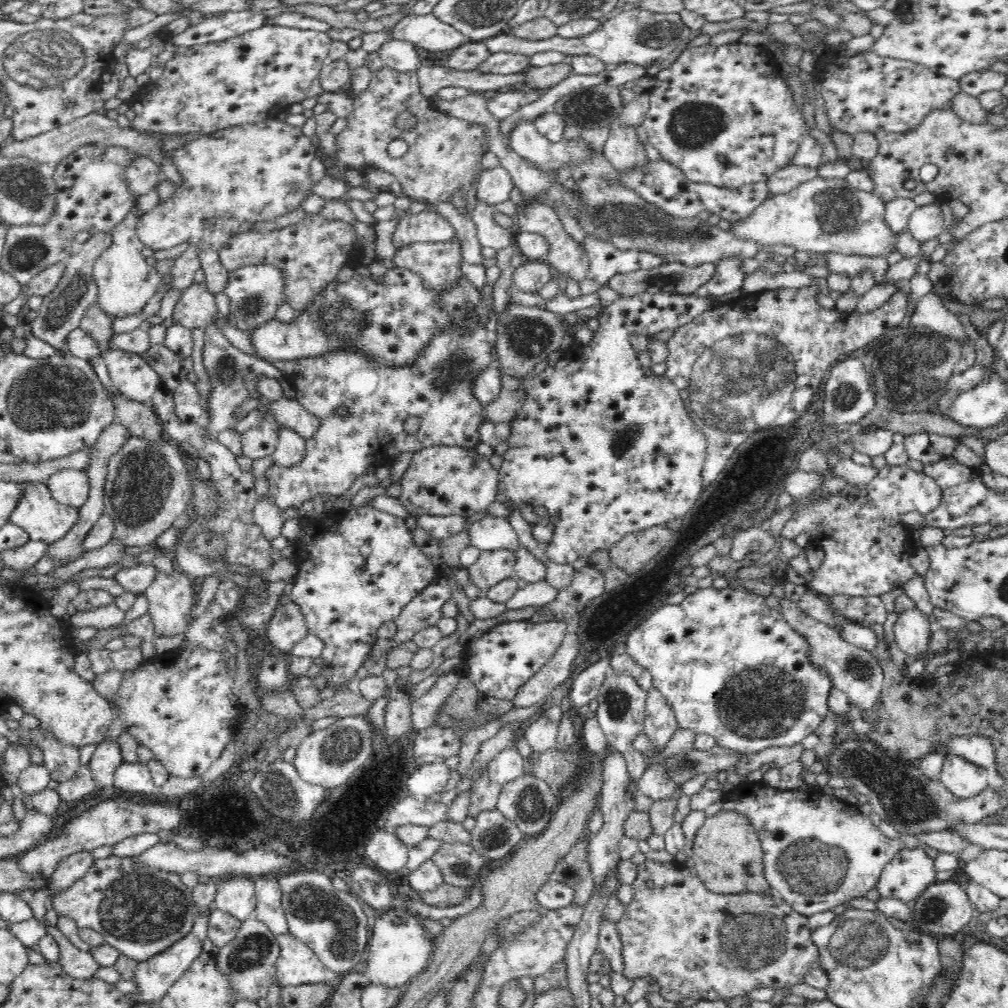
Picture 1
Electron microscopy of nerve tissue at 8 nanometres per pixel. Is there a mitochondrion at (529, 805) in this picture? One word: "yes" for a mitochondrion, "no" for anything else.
yes

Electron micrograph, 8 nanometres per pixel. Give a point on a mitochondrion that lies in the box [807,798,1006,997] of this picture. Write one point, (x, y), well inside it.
(861, 943)

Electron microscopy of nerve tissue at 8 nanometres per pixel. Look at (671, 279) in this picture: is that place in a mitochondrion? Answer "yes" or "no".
yes

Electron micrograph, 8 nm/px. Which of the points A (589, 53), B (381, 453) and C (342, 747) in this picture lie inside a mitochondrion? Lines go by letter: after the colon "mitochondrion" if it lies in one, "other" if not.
A: other
B: other
C: mitochondrion

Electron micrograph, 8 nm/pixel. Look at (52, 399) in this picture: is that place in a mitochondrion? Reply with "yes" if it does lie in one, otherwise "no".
yes

